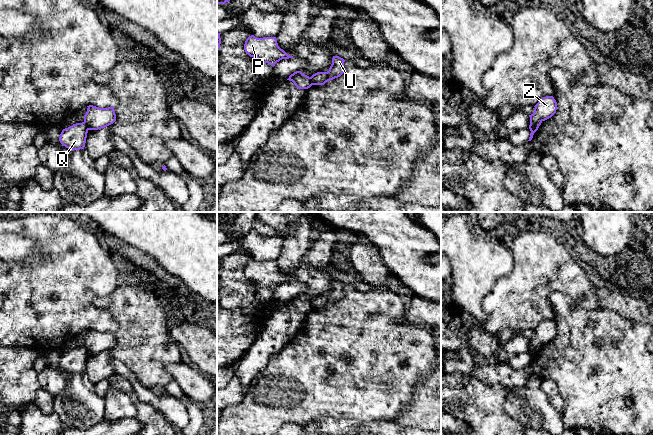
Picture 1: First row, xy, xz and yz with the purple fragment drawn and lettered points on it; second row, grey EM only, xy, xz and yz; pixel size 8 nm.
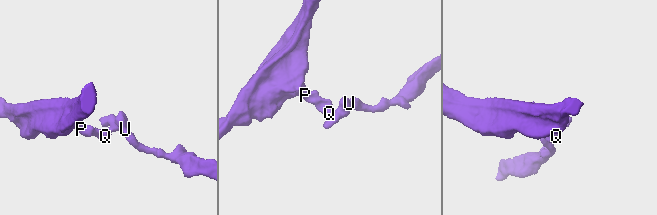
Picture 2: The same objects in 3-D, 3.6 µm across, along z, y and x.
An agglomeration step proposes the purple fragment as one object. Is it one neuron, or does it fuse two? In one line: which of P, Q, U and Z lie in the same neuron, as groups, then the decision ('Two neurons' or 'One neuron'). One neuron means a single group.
Groups: P Q / U Z. Two neurons

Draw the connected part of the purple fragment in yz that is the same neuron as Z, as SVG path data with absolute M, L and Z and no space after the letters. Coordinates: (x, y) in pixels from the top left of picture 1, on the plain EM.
M553 320L543 321L535 330L534 336L529 339L529 353L539 351L541 347L551 342L557 334L557 326Z

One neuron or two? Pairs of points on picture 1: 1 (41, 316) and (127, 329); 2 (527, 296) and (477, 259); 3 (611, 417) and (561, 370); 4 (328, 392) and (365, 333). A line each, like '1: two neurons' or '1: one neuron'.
1: two neurons
2: two neurons
3: one neuron
4: one neuron

